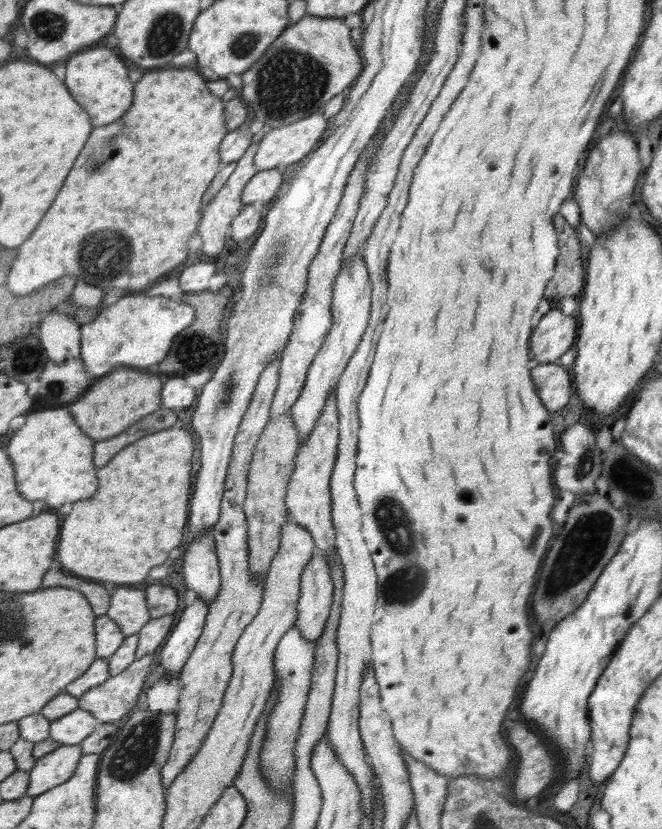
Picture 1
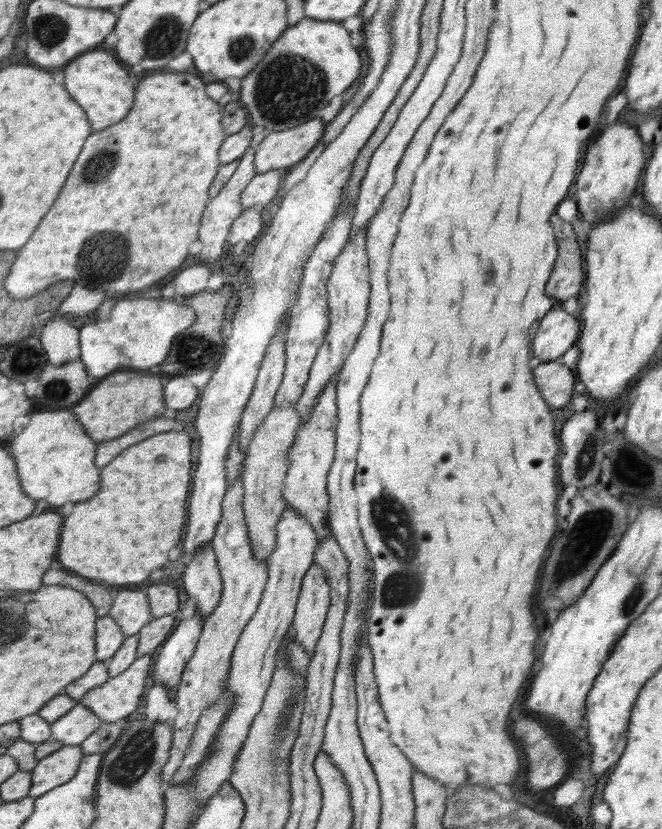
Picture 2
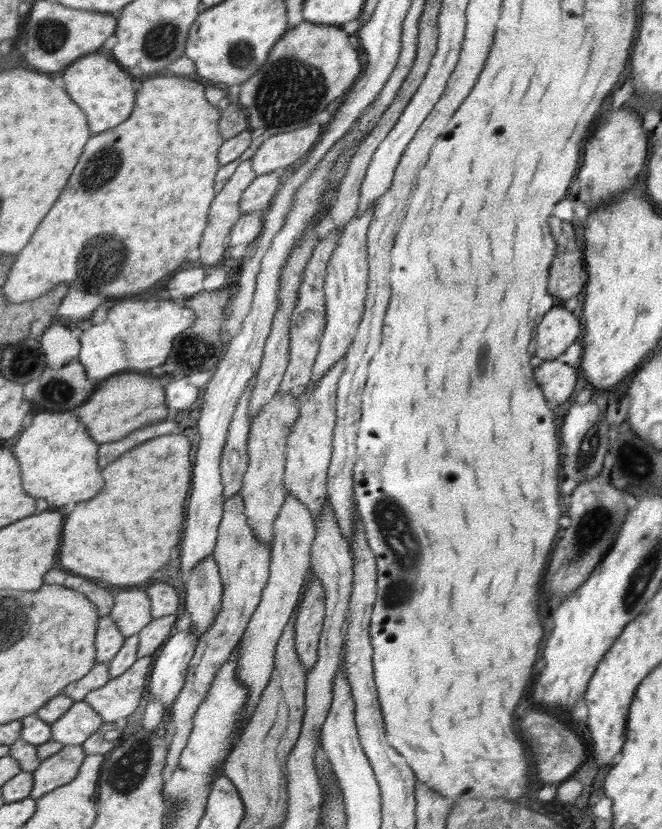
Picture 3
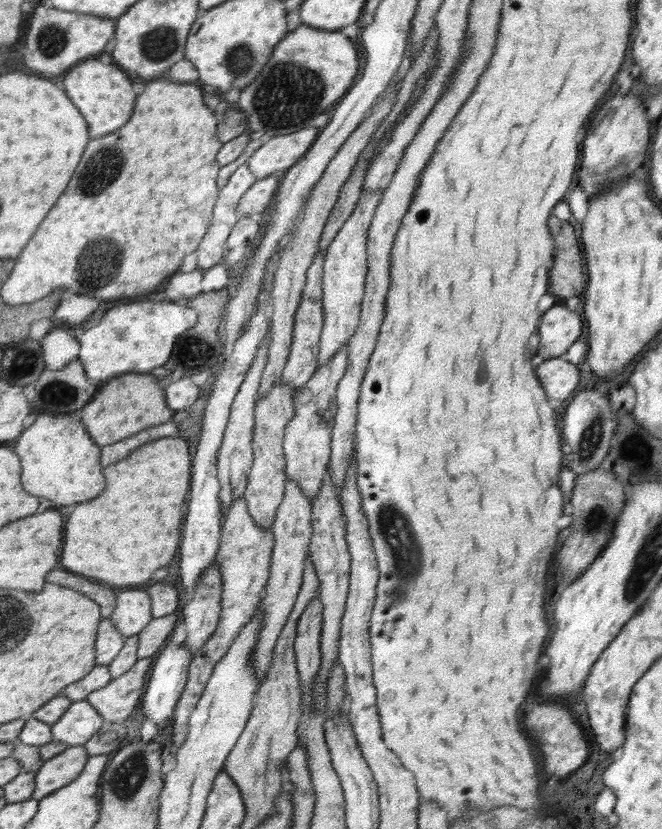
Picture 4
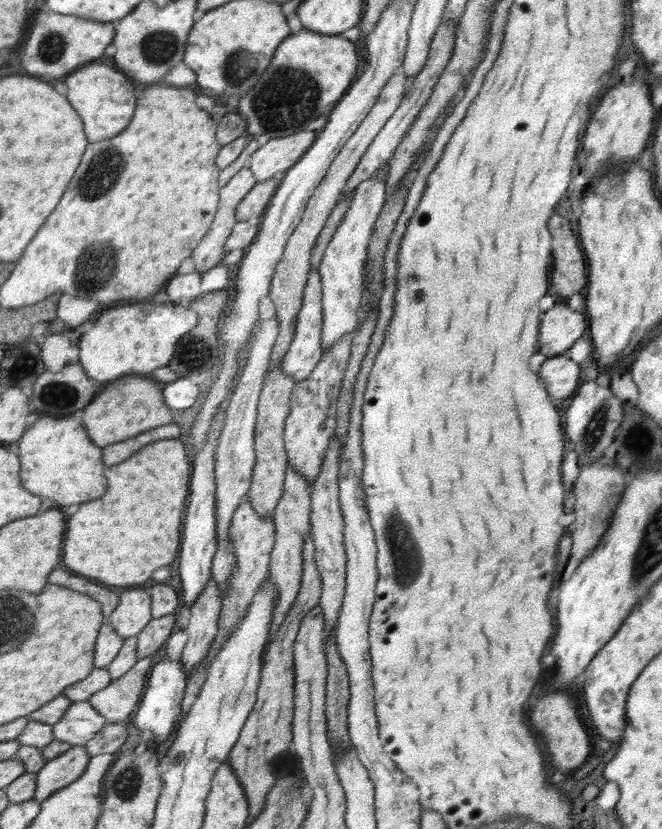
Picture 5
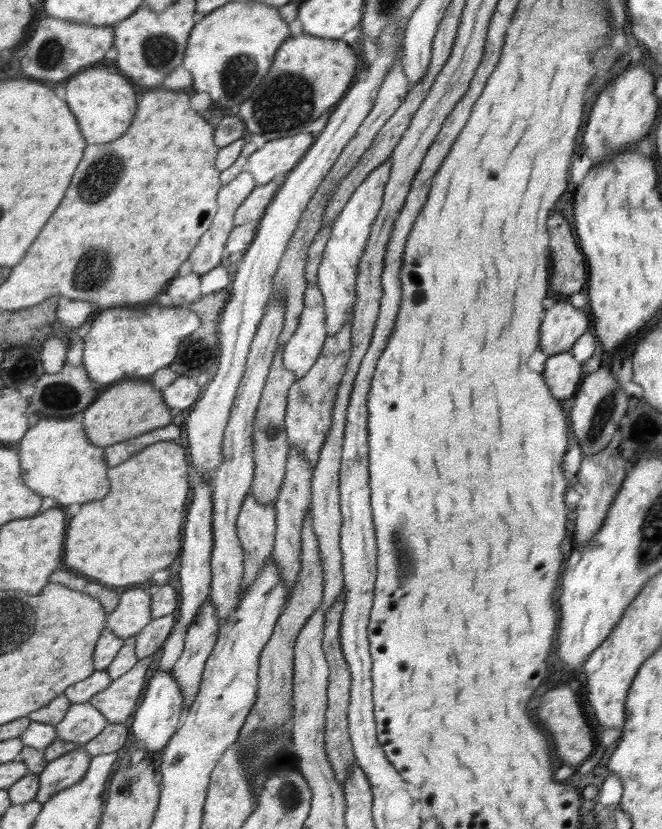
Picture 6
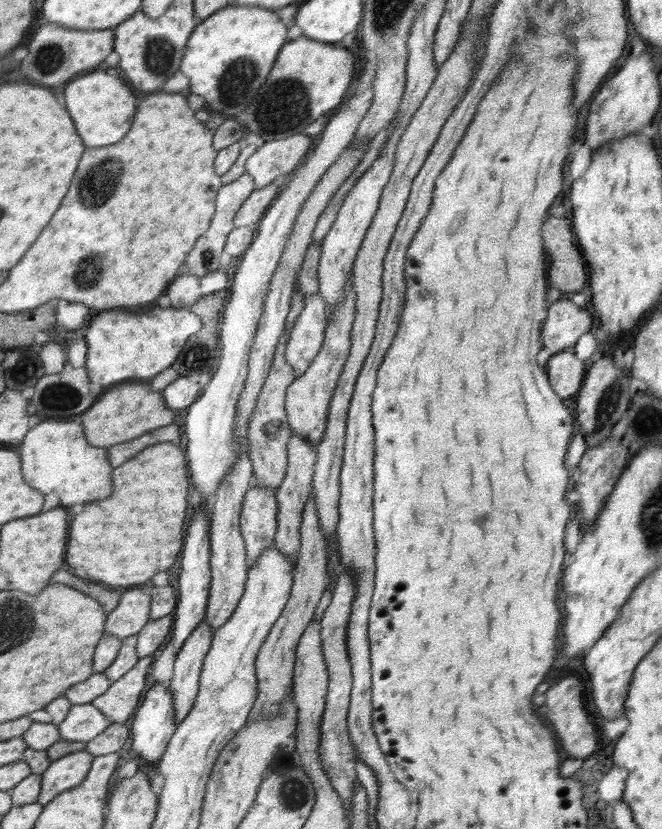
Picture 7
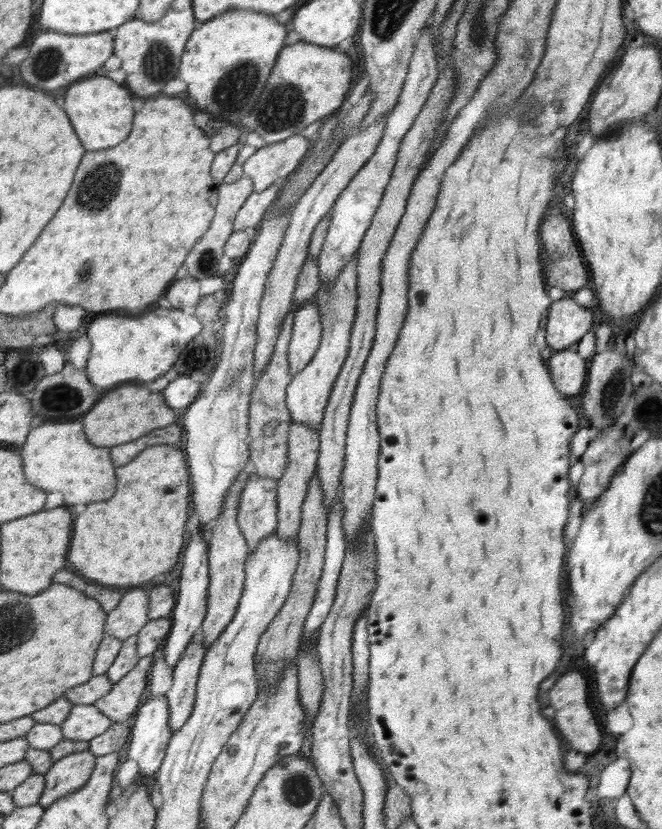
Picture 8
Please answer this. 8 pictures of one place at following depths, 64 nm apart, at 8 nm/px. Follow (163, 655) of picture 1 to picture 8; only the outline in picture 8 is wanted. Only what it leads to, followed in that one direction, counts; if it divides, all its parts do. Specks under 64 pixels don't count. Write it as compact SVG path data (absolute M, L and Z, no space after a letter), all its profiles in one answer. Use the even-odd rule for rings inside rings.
M164 695L146 697L144 706L132 721L128 761L137 762L138 777L142 782L143 778L154 778L165 757L173 736L169 714L168 699Z

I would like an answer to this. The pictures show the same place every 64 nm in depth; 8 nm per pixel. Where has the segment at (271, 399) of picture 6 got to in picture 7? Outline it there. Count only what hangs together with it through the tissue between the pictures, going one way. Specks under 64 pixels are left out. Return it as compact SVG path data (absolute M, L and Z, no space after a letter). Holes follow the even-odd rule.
M285 330L279 338L268 376L259 390L260 394L247 430L247 448L253 466L253 486L259 486L260 489L274 489L275 492L279 489L288 466L287 442L291 437L285 411L285 398L288 387L295 381L296 375L293 368L285 361L285 348L289 334L290 332Z

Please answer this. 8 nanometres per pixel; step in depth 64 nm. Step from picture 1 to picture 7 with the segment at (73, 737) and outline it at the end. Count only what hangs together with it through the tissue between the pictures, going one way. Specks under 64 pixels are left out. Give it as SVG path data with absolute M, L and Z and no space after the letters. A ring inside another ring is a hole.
M93 704L72 705L66 718L57 725L61 740L90 742L113 722Z

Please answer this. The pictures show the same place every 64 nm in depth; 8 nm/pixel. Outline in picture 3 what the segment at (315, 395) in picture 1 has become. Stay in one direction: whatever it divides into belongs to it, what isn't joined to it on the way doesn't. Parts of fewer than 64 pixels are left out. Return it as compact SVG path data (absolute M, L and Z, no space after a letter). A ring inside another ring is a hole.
M375 204L364 214L352 217L343 227L336 248L333 250L333 255L329 258L327 264L327 273L324 283L324 298L326 301L326 326L320 338L319 351L315 358L315 363L312 369L311 381L307 384L313 386L338 362L350 348L354 337L356 336L362 315L364 314L365 298L367 295L367 282L369 273L369 264L367 261L367 230L369 229L370 221L373 217L373 208Z

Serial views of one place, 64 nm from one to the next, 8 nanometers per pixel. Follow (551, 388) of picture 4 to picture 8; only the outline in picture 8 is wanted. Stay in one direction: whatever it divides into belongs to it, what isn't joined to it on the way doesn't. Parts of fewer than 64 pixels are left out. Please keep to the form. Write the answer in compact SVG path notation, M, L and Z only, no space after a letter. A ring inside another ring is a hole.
M575 347L554 352L546 363L560 394L574 396L585 388L589 360L580 358Z

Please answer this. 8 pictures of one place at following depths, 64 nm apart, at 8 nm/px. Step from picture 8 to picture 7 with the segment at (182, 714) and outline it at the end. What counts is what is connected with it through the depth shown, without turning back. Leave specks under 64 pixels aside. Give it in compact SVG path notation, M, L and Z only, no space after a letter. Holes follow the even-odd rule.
M205 618L197 627L186 638L173 664L169 689L173 694L176 724L186 718L199 694L202 665L212 643L212 628Z

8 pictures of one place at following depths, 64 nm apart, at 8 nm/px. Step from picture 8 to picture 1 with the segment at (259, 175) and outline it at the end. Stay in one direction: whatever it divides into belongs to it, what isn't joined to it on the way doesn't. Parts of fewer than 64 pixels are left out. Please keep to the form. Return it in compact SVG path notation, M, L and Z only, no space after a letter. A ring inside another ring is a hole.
M318 109L291 125L268 129L259 140L253 163L256 168L268 170L304 161L316 149L322 133L331 121Z

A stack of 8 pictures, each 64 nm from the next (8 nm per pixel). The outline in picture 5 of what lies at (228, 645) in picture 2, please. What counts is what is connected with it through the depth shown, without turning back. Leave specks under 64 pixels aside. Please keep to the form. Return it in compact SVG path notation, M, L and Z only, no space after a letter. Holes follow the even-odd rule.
M246 500L240 502L238 510L232 516L232 524L228 530L229 543L236 553L236 570L229 578L229 591L221 601L221 613L219 614L219 632L217 640L210 645L208 654L205 659L197 666L197 669L189 676L191 678L185 686L185 695L181 702L181 713L179 714L180 722L188 714L190 708L197 699L198 693L201 691L201 686L204 684L208 667L211 660L215 658L217 652L220 652L221 645L226 643L228 635L232 635L232 631L243 621L243 616L248 610L248 605L252 602L256 591L260 585L269 576L269 567L271 560L271 552L275 543L275 525L273 515L269 515L266 519L262 519L260 515L256 515L256 511L252 509L252 505Z

